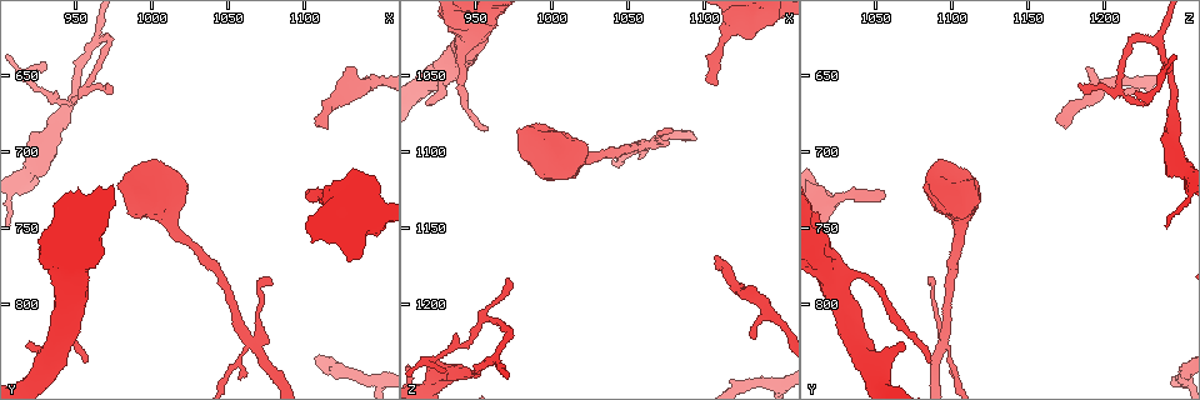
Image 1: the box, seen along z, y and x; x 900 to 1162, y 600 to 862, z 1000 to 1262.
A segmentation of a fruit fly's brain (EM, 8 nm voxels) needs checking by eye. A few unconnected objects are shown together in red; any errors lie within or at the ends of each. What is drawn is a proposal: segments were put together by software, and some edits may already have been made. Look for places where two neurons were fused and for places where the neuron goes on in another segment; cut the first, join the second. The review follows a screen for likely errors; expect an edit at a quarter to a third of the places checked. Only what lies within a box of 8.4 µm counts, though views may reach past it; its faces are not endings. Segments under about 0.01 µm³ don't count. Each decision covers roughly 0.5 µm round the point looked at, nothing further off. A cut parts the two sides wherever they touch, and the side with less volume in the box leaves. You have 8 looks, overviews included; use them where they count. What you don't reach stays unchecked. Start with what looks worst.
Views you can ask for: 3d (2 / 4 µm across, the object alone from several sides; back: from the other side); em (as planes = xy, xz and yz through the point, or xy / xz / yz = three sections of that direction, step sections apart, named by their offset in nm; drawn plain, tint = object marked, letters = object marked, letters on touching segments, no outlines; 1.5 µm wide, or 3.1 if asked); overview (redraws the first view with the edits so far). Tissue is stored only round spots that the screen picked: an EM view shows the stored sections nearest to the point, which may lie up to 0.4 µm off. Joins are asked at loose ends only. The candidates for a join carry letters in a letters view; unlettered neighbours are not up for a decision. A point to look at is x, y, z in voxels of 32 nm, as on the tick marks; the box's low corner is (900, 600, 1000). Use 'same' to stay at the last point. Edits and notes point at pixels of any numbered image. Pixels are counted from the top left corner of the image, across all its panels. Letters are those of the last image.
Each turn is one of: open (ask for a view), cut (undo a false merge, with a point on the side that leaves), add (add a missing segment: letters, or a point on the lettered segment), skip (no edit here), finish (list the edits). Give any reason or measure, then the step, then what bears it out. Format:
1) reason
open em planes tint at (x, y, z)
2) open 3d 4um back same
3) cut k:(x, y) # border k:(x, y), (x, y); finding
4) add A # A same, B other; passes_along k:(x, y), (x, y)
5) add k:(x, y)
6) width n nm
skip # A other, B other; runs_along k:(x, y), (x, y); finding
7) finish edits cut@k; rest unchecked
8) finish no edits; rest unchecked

an open end
open 3d 2um at (1132, 660, 1222)

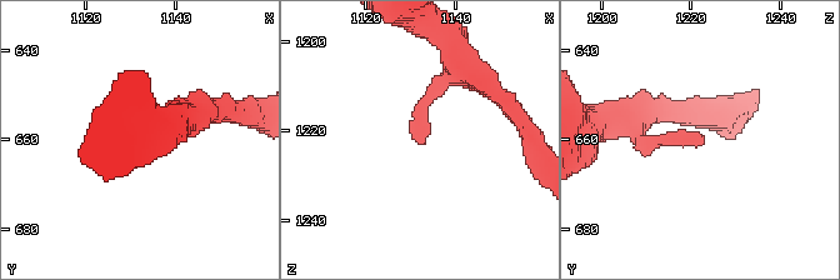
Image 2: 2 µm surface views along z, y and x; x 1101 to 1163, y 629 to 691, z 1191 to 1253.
open em xz step 8 letters at (1133, 661, 1223)

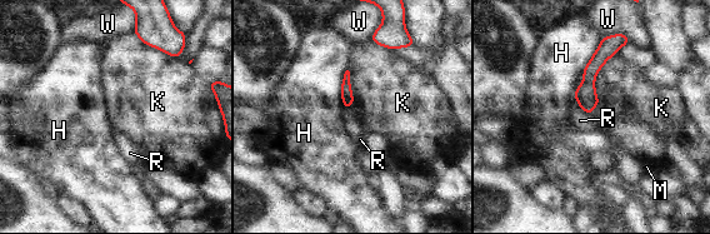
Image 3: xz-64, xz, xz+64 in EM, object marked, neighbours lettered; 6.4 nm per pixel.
skip # H other, K other, M other, R other, W other; border 3:(578, 104), (589, 114); none of them fits

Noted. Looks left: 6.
branch stops here
open 3d 2um at (1106, 676, 1170)

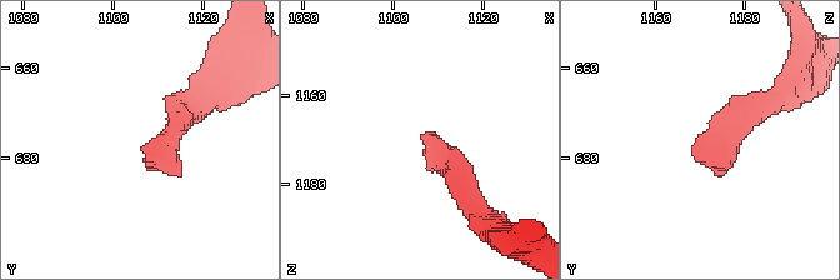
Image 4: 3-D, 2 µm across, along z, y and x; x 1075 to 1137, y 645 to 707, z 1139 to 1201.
shape alone is not enough
open em xy step 4 letters at (1107, 677, 1169)

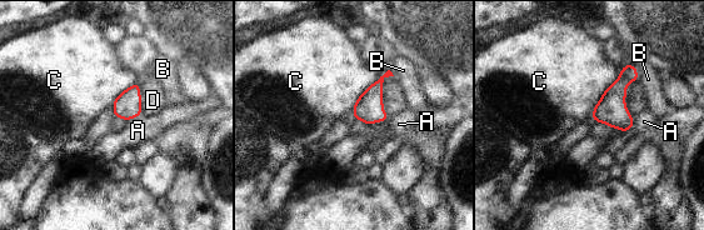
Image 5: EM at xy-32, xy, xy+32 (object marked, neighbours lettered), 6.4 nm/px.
width 110 nm
skip # A other, B other, C other, D other; border 5:(622, 70), (590, 115); no lettered segment goes on from it

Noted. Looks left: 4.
a fork
open em xz step 4 tint at (1064, 826, 1094)

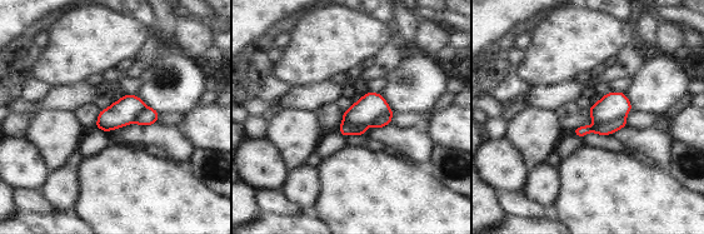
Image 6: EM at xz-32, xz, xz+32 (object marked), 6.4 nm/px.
open em planes tint same

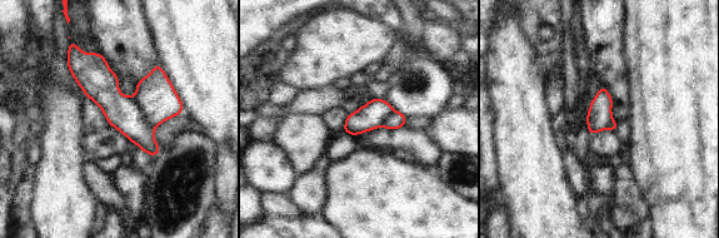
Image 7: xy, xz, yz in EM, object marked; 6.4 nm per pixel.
what lies round it
open em planes letters same

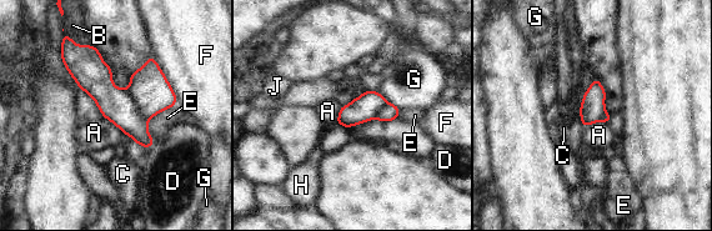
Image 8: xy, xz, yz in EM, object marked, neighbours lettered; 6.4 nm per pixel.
width 160 nm
cut 8:(149, 88) # A other, B other, C other, D other, E other, F other, G other, H other, J other; border 8:(125, 90), (136, 110), (146, 120); two neurons meet here

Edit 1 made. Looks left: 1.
finish edits cut@8; rest unchecked

